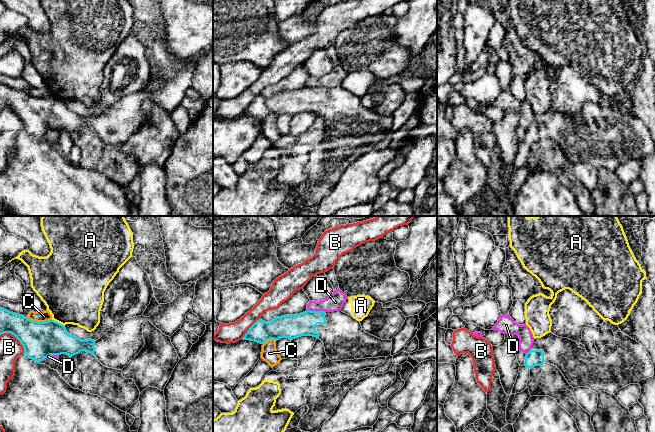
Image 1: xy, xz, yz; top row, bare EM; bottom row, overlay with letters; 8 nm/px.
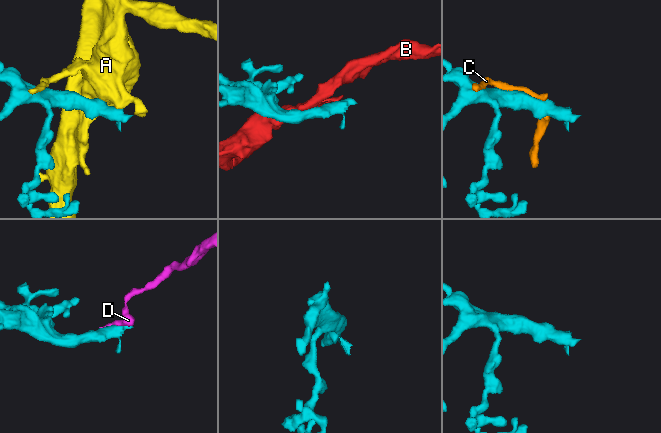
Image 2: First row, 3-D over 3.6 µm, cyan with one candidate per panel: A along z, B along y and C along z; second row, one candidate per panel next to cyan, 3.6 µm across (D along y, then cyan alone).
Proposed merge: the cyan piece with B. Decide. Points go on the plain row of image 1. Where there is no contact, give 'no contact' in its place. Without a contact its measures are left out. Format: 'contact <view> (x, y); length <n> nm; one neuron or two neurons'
contact xy (15, 112); length 240 nm; two neurons

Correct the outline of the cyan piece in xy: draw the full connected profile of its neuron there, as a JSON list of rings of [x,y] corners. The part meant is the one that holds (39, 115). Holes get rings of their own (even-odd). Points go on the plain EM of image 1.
[[[193,58],[170,79],[160,80],[150,93],[143,91],[124,96],[98,116],[81,116],[70,111],[65,102],[54,97],[37,98],[0,83],[0,111],[11,109],[23,121],[24,130],[36,138],[50,131],[66,130],[70,134],[81,127],[97,133],[105,143],[122,146],[145,121],[143,100],[150,97],[171,113],[192,86],[195,71]]]

